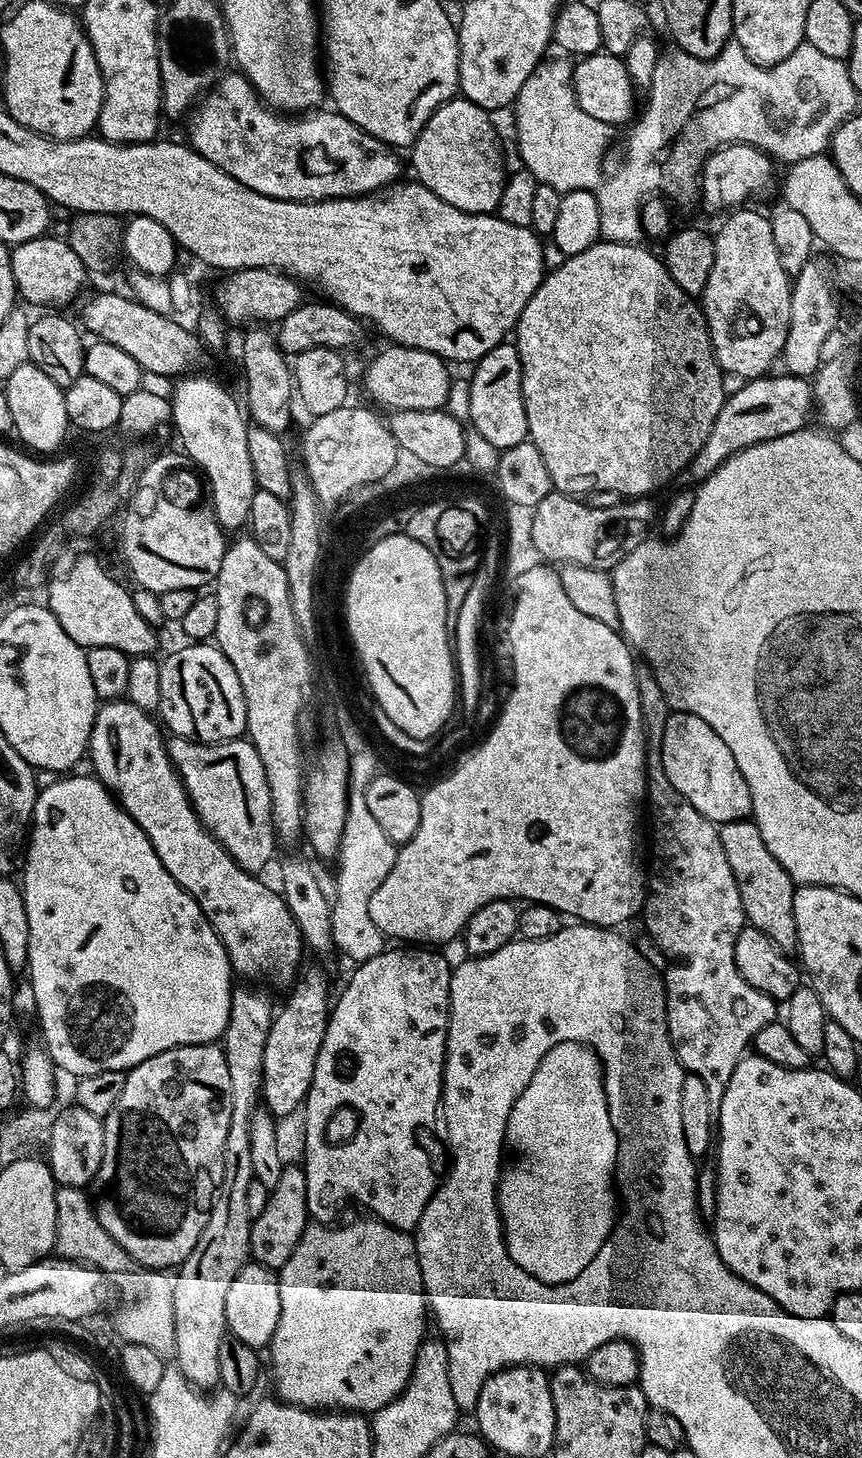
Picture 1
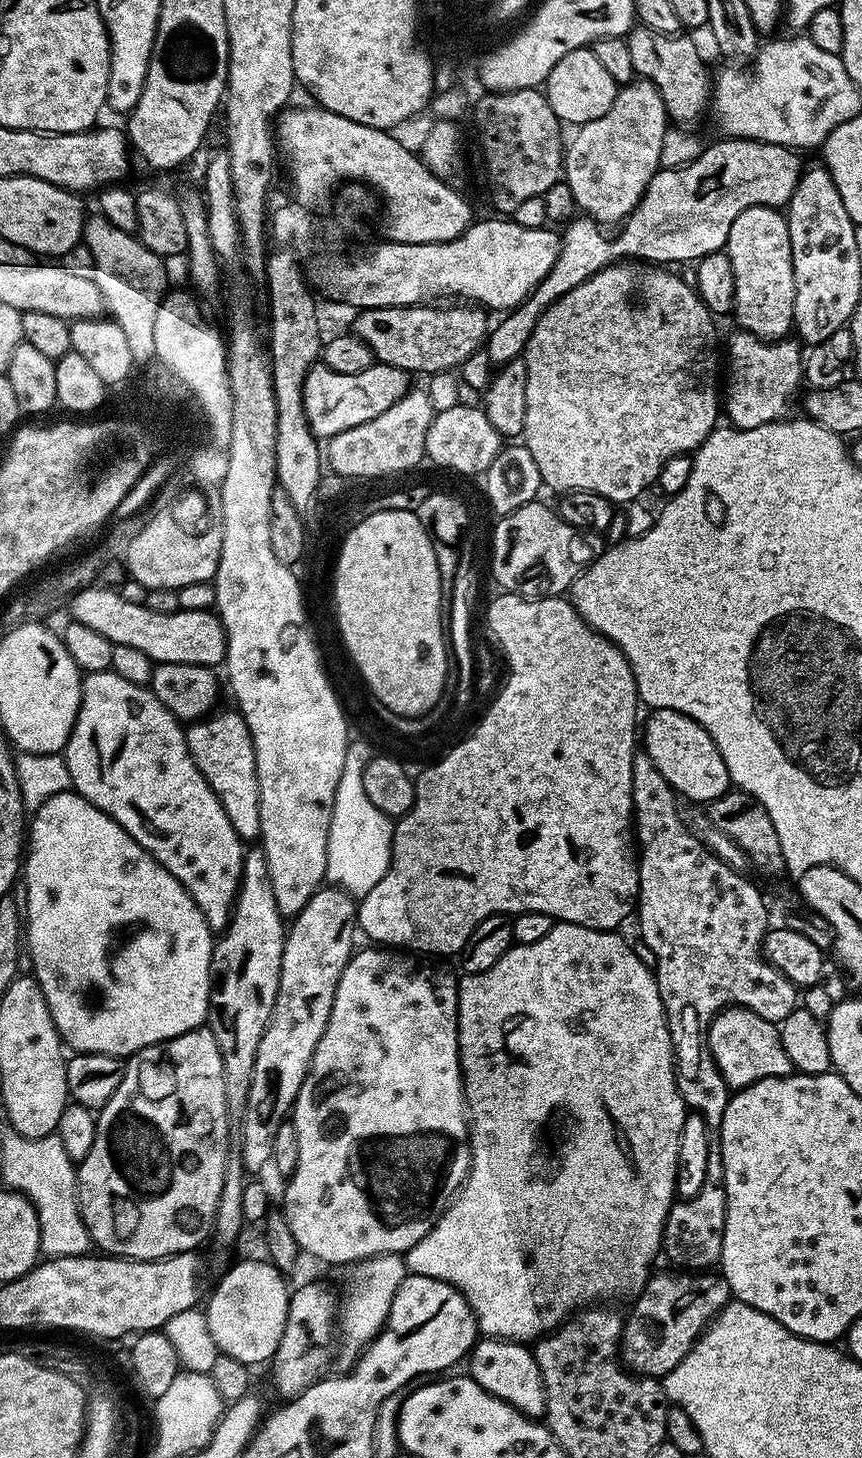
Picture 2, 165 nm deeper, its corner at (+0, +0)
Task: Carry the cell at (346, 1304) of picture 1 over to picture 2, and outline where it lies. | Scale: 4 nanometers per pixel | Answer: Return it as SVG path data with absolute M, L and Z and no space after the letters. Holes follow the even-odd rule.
M400 1254L372 1256L368 1260L357 1260L347 1272L344 1296L342 1292L338 1300L338 1356L352 1362L384 1327L390 1302L394 1302L394 1294L398 1294L398 1286L404 1281L406 1265Z

